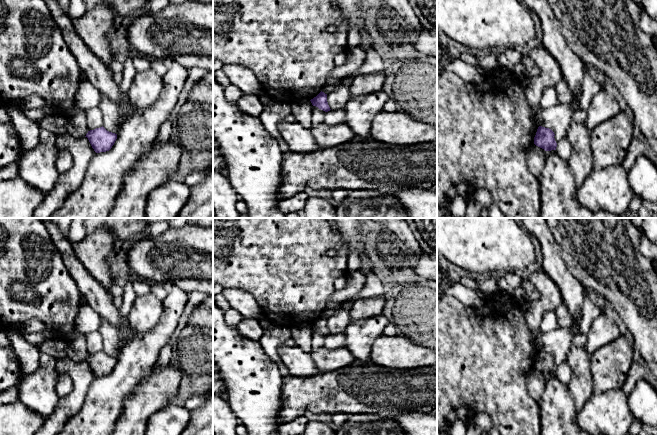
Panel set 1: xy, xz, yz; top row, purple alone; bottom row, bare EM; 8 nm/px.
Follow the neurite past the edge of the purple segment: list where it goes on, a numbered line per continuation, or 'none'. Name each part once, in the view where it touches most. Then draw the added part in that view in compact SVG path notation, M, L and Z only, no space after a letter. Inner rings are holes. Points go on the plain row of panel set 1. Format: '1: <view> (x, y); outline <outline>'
none

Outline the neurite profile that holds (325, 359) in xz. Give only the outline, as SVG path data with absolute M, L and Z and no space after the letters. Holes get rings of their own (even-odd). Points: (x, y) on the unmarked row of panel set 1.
M345 346L335 349L321 347L310 353L313 362L321 372L329 372L348 366L356 359Z

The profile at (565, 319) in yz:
M563 302L555 310L555 315L558 321L558 328L569 327L574 321L573 316L569 313L568 309L563 304Z

